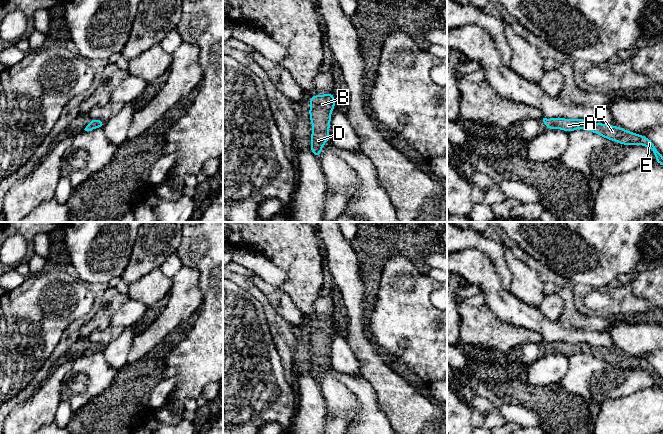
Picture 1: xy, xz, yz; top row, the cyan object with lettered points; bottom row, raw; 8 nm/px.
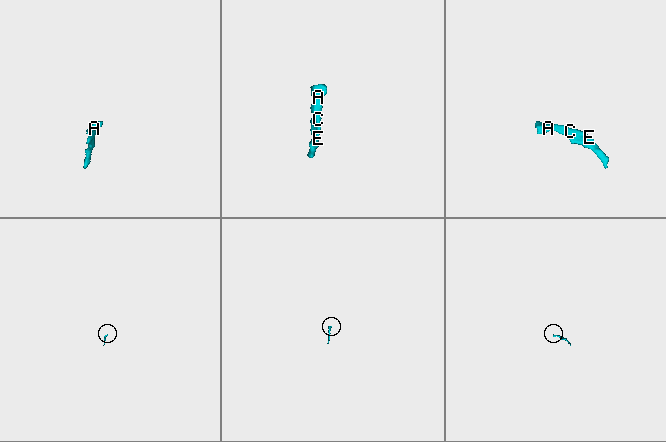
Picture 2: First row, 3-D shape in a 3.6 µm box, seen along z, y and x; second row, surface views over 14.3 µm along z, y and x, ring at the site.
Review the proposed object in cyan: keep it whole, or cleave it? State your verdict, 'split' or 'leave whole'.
leave whole

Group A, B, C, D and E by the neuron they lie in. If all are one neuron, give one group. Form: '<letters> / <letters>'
A B C D E

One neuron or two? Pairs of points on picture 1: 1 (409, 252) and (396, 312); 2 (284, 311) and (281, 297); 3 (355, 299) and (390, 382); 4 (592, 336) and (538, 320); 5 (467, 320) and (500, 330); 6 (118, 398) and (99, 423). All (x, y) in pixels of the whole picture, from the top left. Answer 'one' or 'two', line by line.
1: two
2: one
3: one
4: one
5: one
6: one

